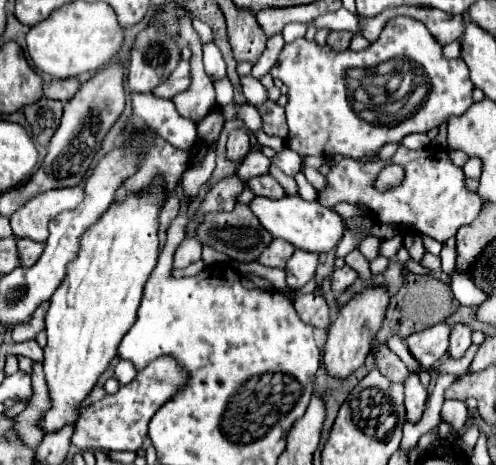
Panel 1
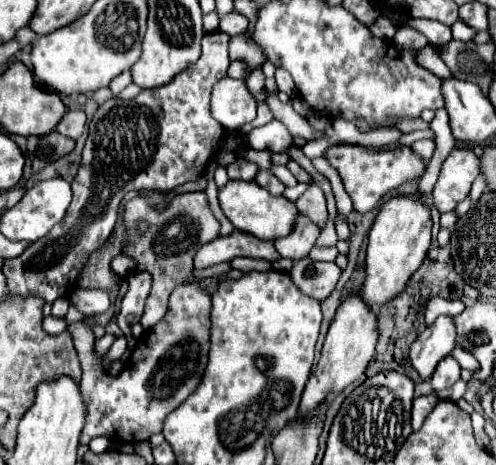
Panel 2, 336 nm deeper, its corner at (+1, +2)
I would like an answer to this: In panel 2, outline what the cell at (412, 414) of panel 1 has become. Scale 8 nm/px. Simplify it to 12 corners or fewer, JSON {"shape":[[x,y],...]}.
{"shape":[[439,316],[413,342],[411,366],[427,380],[455,348],[451,316]]}

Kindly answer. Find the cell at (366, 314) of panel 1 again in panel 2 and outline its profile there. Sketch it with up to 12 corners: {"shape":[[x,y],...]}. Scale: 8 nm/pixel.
{"shape":[[393,196],[375,218],[363,300],[395,298],[431,244],[425,196]]}

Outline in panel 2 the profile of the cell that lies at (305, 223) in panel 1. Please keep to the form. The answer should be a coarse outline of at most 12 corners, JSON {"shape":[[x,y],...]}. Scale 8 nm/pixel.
{"shape":[[229,180],[219,206],[261,240],[287,236],[297,208],[253,180]]}

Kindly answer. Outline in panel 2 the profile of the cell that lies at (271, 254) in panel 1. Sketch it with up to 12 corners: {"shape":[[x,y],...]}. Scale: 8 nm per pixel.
{"shape":[[233,230],[203,244],[195,268],[237,256],[279,260],[273,242]]}

